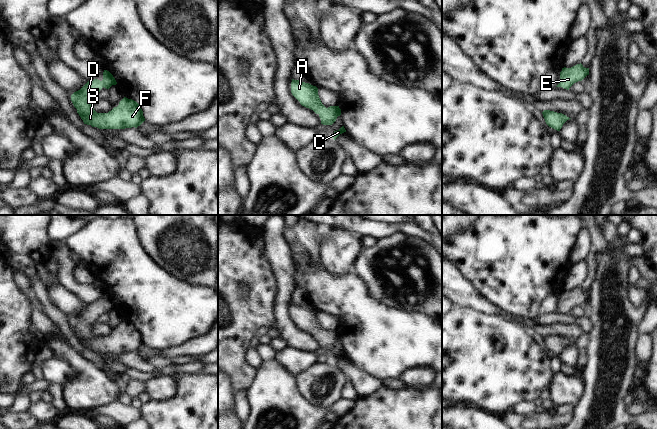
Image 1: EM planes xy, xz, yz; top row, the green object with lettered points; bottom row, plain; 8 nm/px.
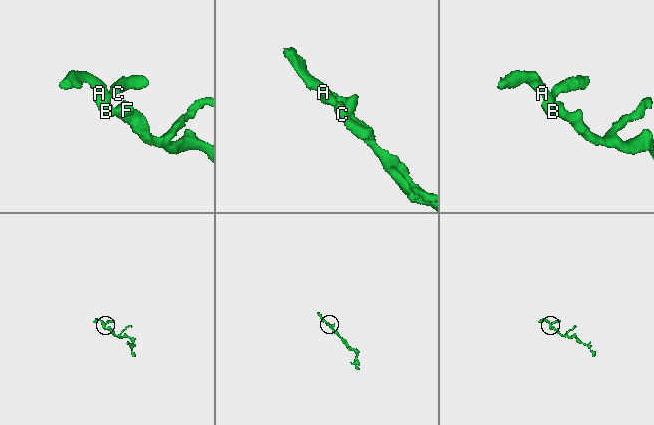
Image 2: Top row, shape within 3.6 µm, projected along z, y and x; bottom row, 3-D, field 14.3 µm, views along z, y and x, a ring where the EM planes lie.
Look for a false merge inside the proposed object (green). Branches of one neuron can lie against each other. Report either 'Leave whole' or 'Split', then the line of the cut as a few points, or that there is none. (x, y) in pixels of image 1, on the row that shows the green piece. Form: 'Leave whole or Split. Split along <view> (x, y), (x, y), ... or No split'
Leave whole. No split

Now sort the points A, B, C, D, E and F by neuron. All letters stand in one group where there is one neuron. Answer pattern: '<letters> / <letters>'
A B C D E F

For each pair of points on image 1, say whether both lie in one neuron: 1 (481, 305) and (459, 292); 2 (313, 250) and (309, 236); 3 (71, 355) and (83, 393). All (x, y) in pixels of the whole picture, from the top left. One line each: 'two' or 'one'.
1: one
2: one
3: one

